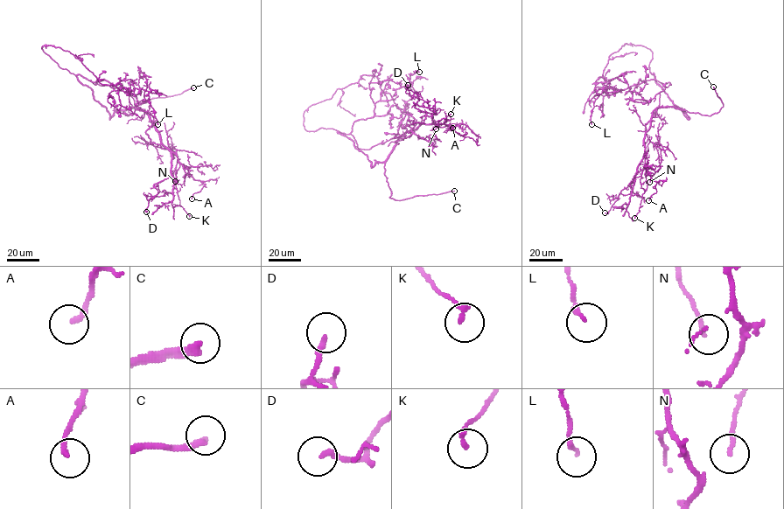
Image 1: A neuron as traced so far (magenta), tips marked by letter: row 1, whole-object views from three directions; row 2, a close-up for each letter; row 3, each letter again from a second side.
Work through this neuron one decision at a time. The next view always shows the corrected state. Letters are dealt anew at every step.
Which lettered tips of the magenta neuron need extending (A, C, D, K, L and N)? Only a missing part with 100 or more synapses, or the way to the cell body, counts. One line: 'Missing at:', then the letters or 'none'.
Missing at: C

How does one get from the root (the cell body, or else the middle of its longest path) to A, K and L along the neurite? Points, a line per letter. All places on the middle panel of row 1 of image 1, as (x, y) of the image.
A: (354, 145), (372, 167), (383, 162), (395, 142), (421, 123), (446, 124), (465, 134), (452, 128)
K: (354, 145), (372, 167), (386, 159), (407, 131), (421, 123), (441, 124), (437, 127), (451, 114)
L: (354, 145), (337, 132), (348, 134), (354, 122), (372, 118), (376, 102), (390, 100), (419, 72)

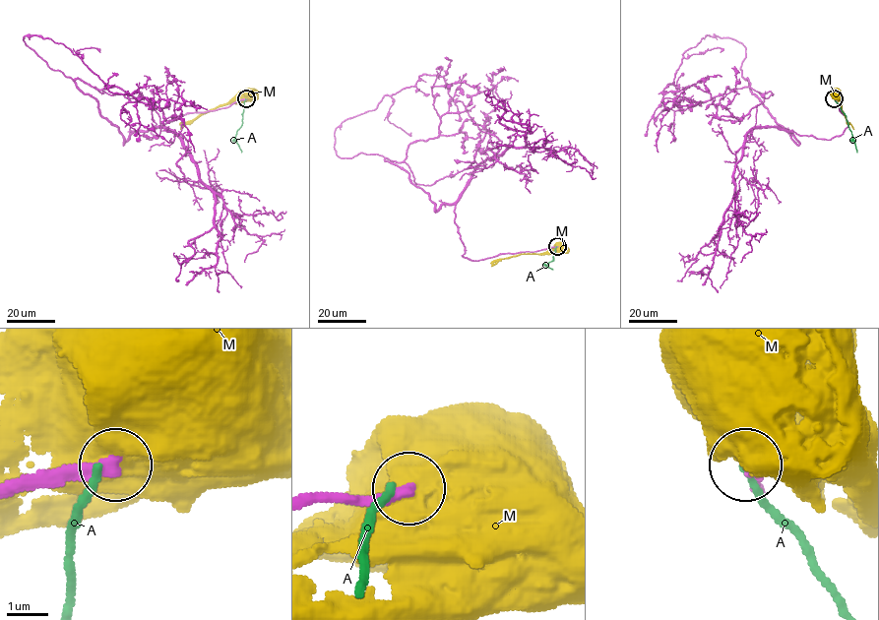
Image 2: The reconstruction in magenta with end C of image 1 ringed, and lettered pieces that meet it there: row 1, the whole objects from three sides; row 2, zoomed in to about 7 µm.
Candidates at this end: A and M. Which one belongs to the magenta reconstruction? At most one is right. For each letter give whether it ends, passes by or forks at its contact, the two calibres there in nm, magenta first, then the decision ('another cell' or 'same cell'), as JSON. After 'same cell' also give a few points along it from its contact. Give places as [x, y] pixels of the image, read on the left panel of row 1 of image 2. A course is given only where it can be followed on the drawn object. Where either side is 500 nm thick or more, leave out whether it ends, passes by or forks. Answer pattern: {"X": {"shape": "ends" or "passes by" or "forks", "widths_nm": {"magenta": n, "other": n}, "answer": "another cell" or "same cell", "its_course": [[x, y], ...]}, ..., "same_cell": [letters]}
{"A": {"shape": "ends", "widths_nm": {"magenta": 360, "other": 180}, "answer": "another cell"}, "M": {"widths_nm": {"magenta": 340, "other": 700}, "answer": "another cell"}, "same_cell": []}

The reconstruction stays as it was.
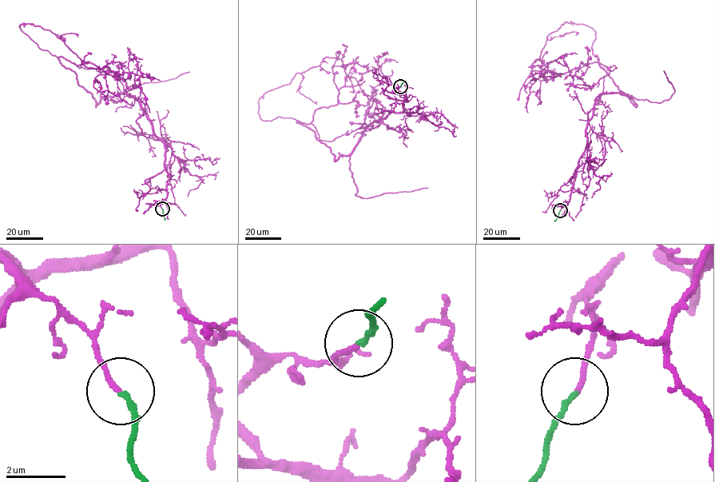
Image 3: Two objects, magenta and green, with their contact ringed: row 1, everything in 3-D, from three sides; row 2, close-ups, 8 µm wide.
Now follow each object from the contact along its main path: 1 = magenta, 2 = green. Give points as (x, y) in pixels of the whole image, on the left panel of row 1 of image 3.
1: (161, 209), (165, 146), (144, 109), (118, 93), (96, 106), (19, 25), (49, 29), (88, 67), (125, 65)
2: (162, 209), (164, 220)

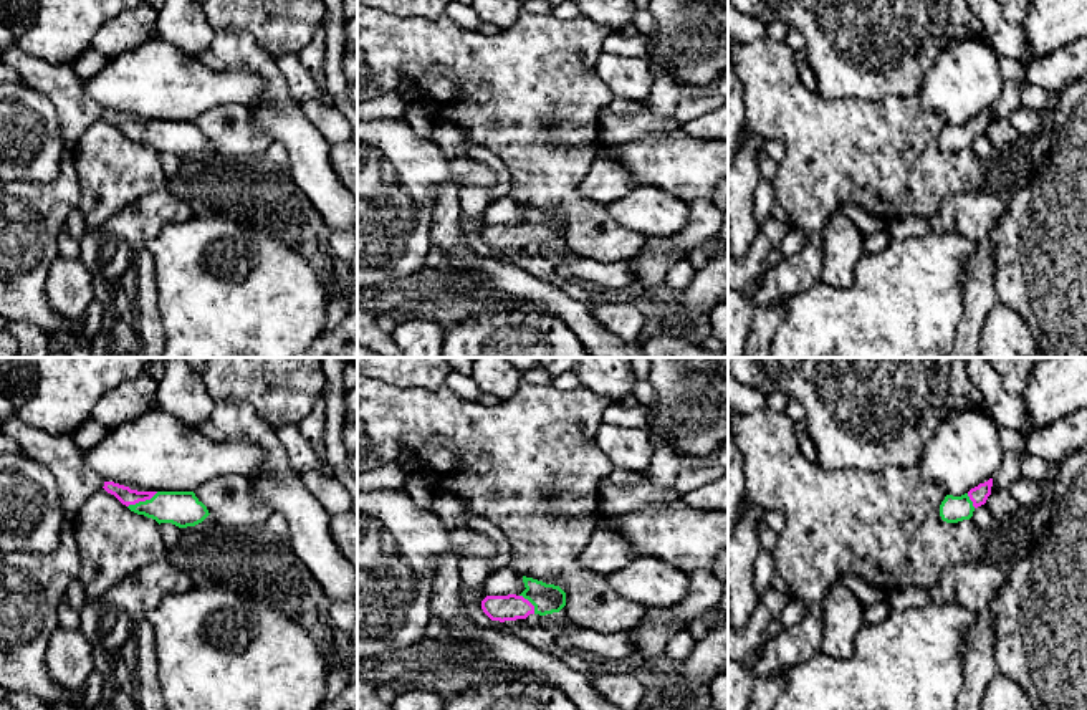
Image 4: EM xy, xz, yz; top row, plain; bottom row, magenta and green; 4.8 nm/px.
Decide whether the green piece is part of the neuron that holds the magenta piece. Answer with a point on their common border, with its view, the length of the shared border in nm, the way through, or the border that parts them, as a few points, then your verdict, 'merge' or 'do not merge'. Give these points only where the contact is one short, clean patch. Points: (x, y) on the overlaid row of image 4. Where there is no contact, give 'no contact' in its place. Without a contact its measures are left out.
xy (143, 500) | 170 nm | across xy (128, 497), (143, 500), (182, 508) | merge

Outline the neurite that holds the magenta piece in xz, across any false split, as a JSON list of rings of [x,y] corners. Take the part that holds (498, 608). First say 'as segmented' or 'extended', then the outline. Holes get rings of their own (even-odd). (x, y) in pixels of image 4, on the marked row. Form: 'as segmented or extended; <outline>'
extended; [[[523,576],[524,591],[508,596],[486,596],[481,601],[483,612],[491,621],[526,619],[529,614],[553,614],[566,606],[566,592],[554,584]]]

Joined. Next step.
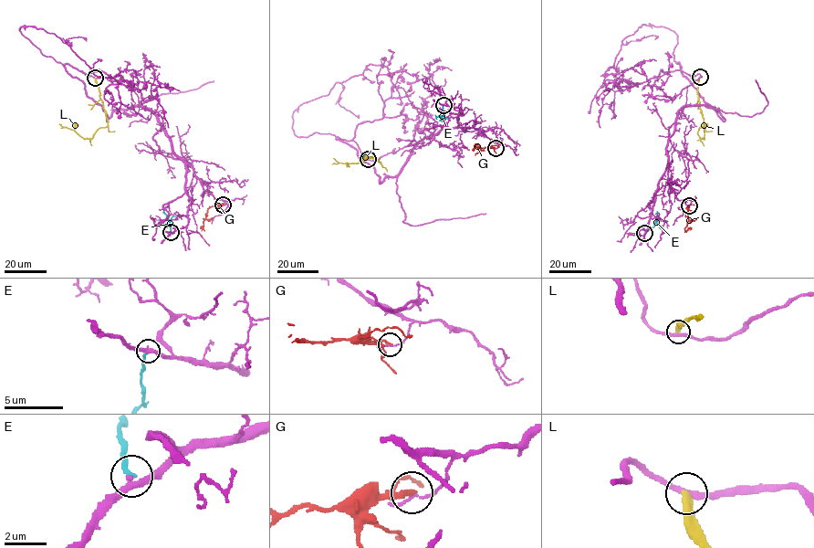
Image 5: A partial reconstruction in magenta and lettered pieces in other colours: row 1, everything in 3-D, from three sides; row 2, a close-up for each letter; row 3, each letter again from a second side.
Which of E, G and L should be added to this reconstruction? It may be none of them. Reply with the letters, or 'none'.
none

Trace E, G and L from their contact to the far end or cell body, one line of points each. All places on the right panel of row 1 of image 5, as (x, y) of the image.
E: (644, 233), (654, 226), (657, 211)
G: (689, 205), (684, 229), (689, 230)
L: (700, 77), (697, 94), (704, 124), (697, 135), (702, 139), (704, 123)

